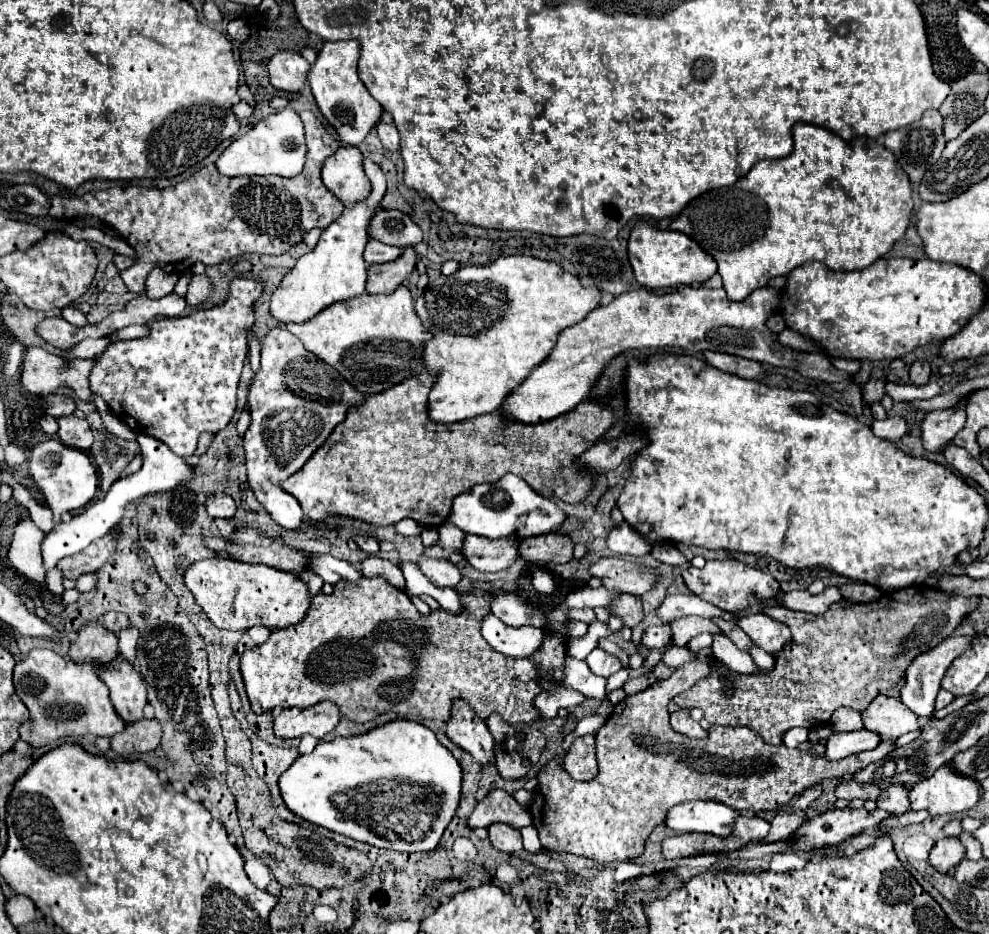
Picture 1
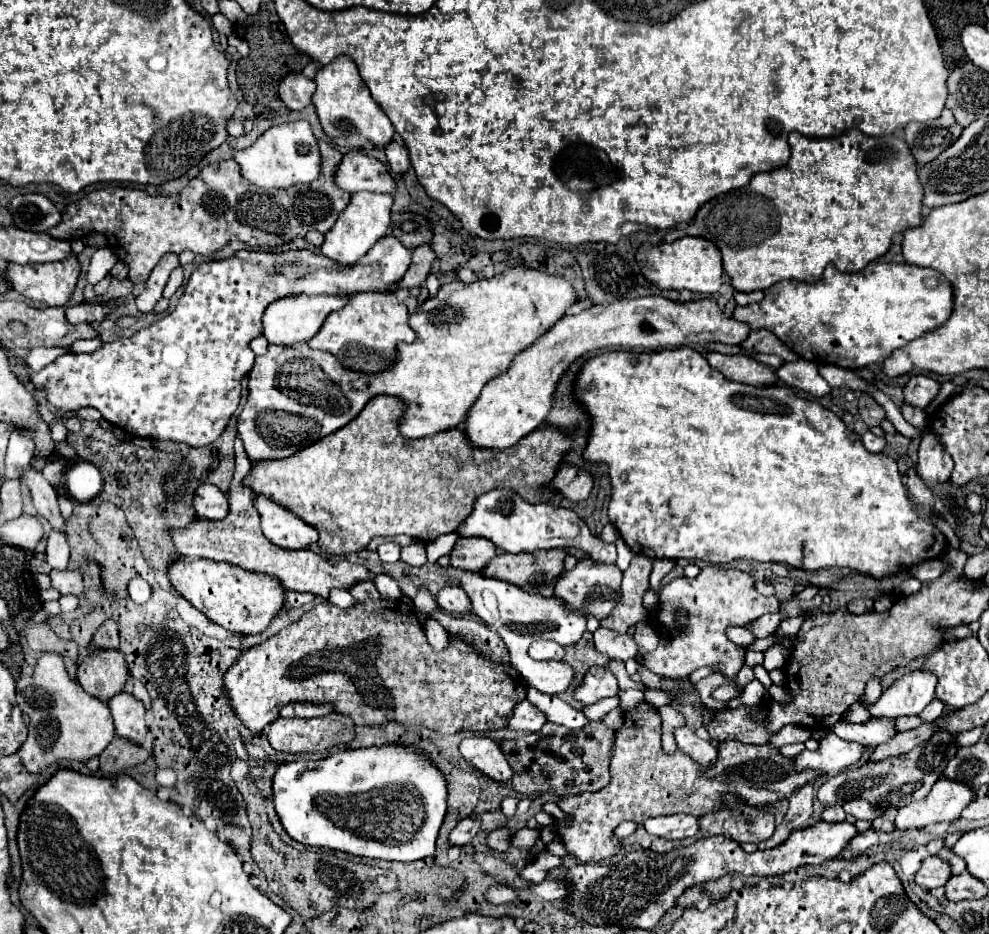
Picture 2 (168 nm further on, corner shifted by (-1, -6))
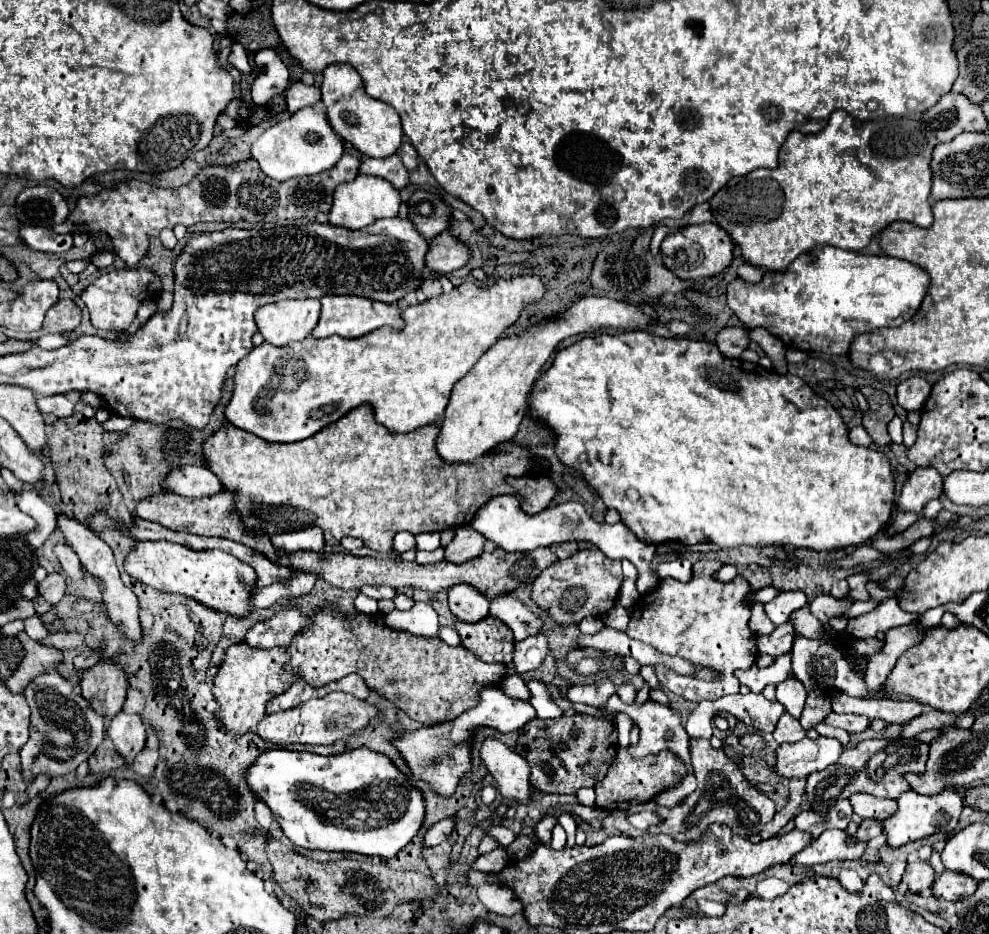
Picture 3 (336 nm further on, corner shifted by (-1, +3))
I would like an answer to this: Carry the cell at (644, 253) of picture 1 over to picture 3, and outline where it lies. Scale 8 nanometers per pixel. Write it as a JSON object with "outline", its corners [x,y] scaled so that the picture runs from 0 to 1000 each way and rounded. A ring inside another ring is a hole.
{"outline":[[[724,240],[694,242],[694,244],[673,253],[667,263],[671,285],[690,300],[710,300],[710,298],[720,298],[720,296],[728,293],[732,287],[738,285],[740,268],[742,268],[740,255],[736,255],[736,251]]]}

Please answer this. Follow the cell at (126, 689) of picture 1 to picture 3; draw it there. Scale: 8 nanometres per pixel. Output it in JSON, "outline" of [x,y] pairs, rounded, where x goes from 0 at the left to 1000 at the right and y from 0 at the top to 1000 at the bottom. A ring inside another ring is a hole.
{"outline":[[[123,760],[113,769],[109,788],[113,790],[117,803],[125,809],[125,814],[133,818],[138,807],[148,797],[148,777],[140,764],[129,764]]]}

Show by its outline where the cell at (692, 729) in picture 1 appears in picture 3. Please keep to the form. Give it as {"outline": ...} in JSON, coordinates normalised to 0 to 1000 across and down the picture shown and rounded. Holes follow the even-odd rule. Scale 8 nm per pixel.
{"outline":[[[698,790],[698,807],[700,807],[700,820],[702,820],[702,831],[706,835],[706,844],[700,850],[696,850],[690,861],[686,861],[679,867],[663,865],[661,859],[638,861],[633,867],[620,868],[619,873],[623,876],[632,876],[634,873],[646,870],[651,866],[658,866],[669,874],[669,882],[665,884],[665,891],[675,893],[688,901],[706,897],[722,880],[736,882],[740,887],[740,891],[750,897],[768,893],[772,882],[777,882],[785,872],[783,859],[777,852],[772,852],[770,848],[766,848],[764,844],[760,844],[754,837],[754,833],[748,829],[744,818],[732,807],[732,803],[720,801],[720,797],[716,792]]]}

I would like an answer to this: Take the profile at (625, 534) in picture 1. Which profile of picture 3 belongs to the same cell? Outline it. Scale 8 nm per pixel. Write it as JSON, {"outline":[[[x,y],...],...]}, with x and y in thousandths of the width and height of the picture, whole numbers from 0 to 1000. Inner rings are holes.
{"outline":[[[502,531],[491,537],[483,548],[481,555],[475,559],[479,567],[491,574],[495,580],[506,585],[512,591],[538,591],[544,585],[558,585],[564,580],[597,580],[607,587],[615,597],[633,597],[645,608],[643,630],[647,636],[661,632],[665,627],[665,619],[659,604],[663,585],[651,582],[635,567],[629,559],[617,563],[603,559],[586,537],[572,537],[572,540],[558,540],[544,550],[534,550],[528,546],[528,537],[524,531]]]}

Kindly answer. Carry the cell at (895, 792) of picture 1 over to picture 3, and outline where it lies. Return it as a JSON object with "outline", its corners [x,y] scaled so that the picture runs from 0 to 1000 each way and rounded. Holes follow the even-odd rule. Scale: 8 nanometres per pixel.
{"outline":[[[878,876],[878,878],[872,878],[872,882],[870,882],[868,891],[863,893],[863,897],[878,901],[878,899],[882,899],[888,893],[892,893],[892,880],[884,878],[884,876]]]}

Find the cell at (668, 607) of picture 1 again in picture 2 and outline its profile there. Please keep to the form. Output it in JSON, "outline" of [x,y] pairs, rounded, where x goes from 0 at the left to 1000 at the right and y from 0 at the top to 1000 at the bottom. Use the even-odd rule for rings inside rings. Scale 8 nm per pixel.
{"outline":[[[779,656],[779,658],[770,658],[768,663],[764,663],[764,667],[758,667],[754,673],[760,676],[766,684],[775,682],[775,680],[781,680],[785,678],[787,669],[795,663],[793,656]]]}

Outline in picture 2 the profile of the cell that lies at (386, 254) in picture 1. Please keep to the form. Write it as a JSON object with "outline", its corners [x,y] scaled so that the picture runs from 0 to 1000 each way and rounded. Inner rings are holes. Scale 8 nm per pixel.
{"outline":[[[392,252],[392,254],[386,254],[378,260],[378,264],[366,273],[358,284],[344,284],[342,279],[338,277],[332,277],[330,273],[326,273],[324,269],[317,269],[317,267],[289,267],[289,269],[283,269],[283,271],[277,271],[277,269],[241,269],[237,275],[233,277],[224,277],[224,279],[210,279],[210,282],[204,282],[200,284],[192,299],[188,301],[186,305],[186,316],[182,318],[178,331],[160,342],[158,346],[154,346],[150,352],[142,352],[140,357],[135,357],[133,361],[129,363],[117,363],[113,367],[105,367],[101,374],[97,374],[95,378],[65,378],[61,380],[57,387],[53,387],[51,391],[47,391],[42,397],[38,399],[32,399],[30,401],[30,408],[34,414],[42,416],[47,421],[47,427],[49,431],[53,431],[55,436],[67,440],[67,442],[75,442],[79,440],[81,436],[95,436],[103,442],[103,446],[107,451],[111,451],[115,457],[127,461],[129,466],[133,468],[144,468],[144,470],[162,470],[162,472],[180,472],[180,474],[188,474],[192,479],[206,479],[214,472],[218,472],[222,468],[222,464],[226,461],[231,449],[235,446],[235,442],[239,440],[241,431],[243,431],[243,408],[245,404],[255,395],[257,391],[257,376],[253,374],[253,365],[263,361],[265,359],[265,337],[267,337],[267,331],[277,324],[279,320],[285,320],[285,318],[291,318],[291,316],[356,316],[356,314],[364,314],[364,312],[374,312],[374,314],[398,314],[400,309],[400,303],[408,297],[408,292],[413,290],[415,286],[415,277],[417,277],[417,269],[411,267],[400,254]]]}

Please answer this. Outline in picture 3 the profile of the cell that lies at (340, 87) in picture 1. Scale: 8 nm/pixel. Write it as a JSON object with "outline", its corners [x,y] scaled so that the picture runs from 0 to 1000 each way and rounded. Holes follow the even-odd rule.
{"outline":[[[334,69],[326,81],[326,109],[336,139],[370,167],[388,169],[398,165],[404,158],[408,143],[402,120],[396,113],[374,105],[368,96],[364,79],[352,69]]]}

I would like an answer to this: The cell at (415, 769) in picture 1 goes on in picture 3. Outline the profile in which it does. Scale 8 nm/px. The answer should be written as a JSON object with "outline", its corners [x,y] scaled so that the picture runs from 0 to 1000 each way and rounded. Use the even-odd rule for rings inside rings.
{"outline":[[[372,801],[350,803],[340,809],[269,803],[251,824],[255,848],[265,854],[287,893],[311,910],[362,912],[396,919],[425,891],[431,859],[400,818]]]}

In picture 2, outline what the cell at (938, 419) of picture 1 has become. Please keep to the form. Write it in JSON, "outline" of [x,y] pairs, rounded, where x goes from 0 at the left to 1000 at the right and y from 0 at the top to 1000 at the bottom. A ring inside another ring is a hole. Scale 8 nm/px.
{"outline":[[[934,461],[926,498],[926,506],[930,509],[930,513],[936,517],[936,521],[942,524],[944,519],[959,515],[963,502],[963,489],[954,483],[954,479],[950,479],[950,472],[940,461]]]}

